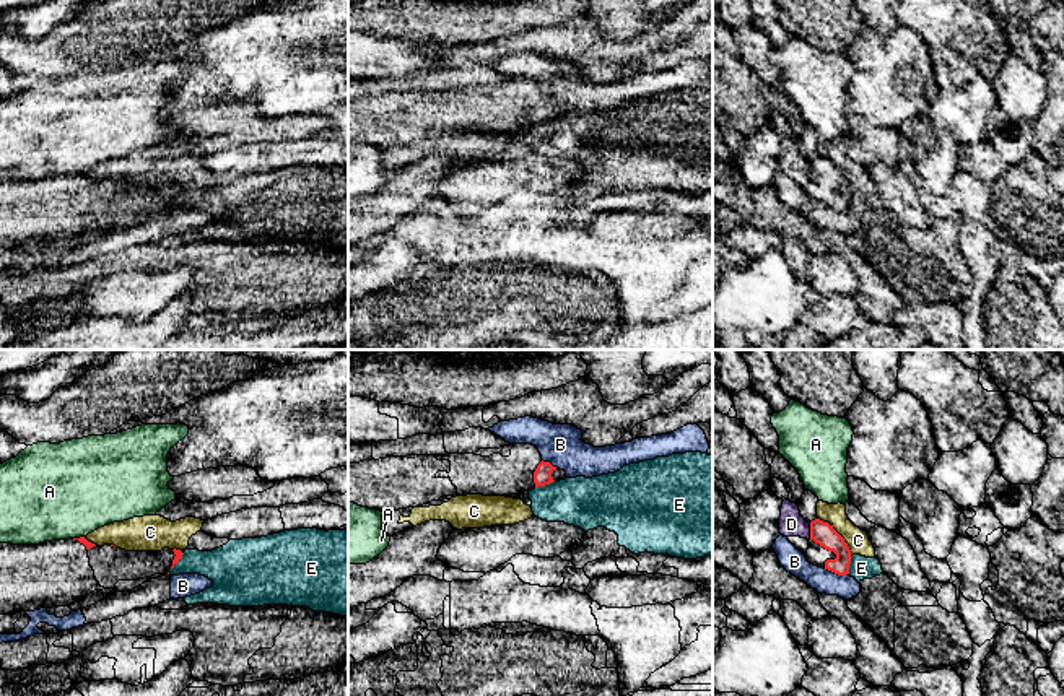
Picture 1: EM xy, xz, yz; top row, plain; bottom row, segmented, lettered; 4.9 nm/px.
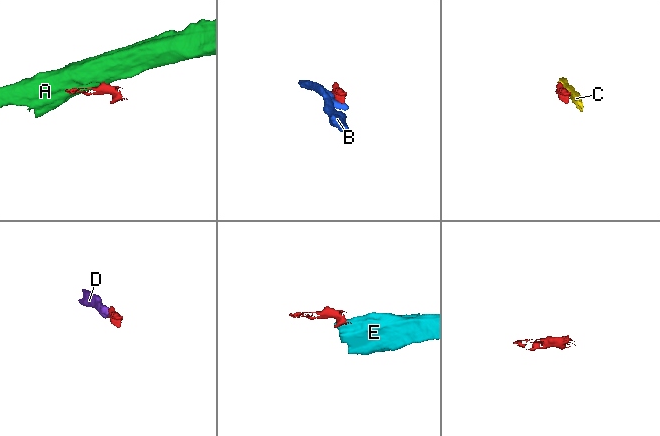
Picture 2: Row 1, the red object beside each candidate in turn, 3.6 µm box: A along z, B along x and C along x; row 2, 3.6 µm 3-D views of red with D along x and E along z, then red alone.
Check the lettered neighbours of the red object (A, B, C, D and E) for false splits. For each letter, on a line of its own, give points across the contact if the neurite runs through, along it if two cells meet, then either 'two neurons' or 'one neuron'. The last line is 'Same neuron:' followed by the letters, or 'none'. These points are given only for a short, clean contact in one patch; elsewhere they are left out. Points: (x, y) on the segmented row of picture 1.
A: two neurons
B: border yz (825, 568), (838, 574), (848, 574); two neurons
C: two neurons
D: border yz (809, 522), (811, 539); two neurons
E: border xz (553, 480), (536, 488); two neurons
Same neuron: none

